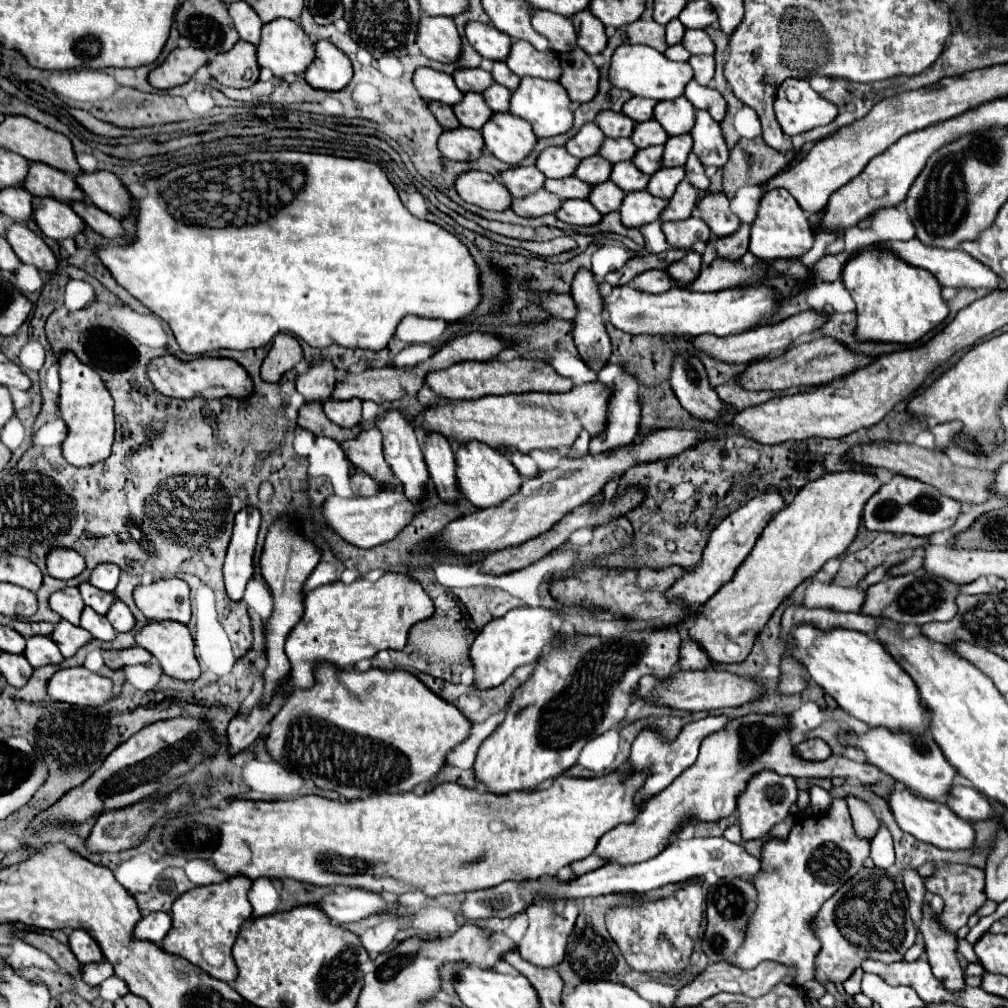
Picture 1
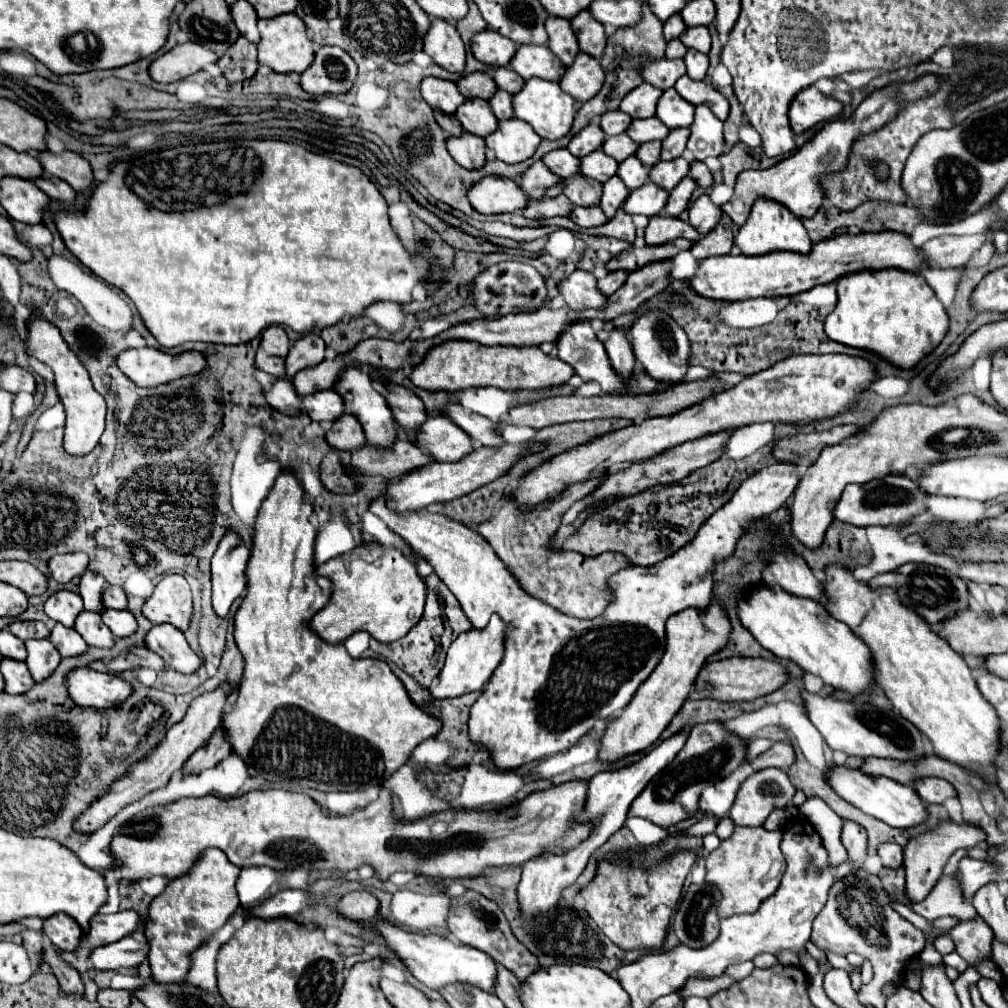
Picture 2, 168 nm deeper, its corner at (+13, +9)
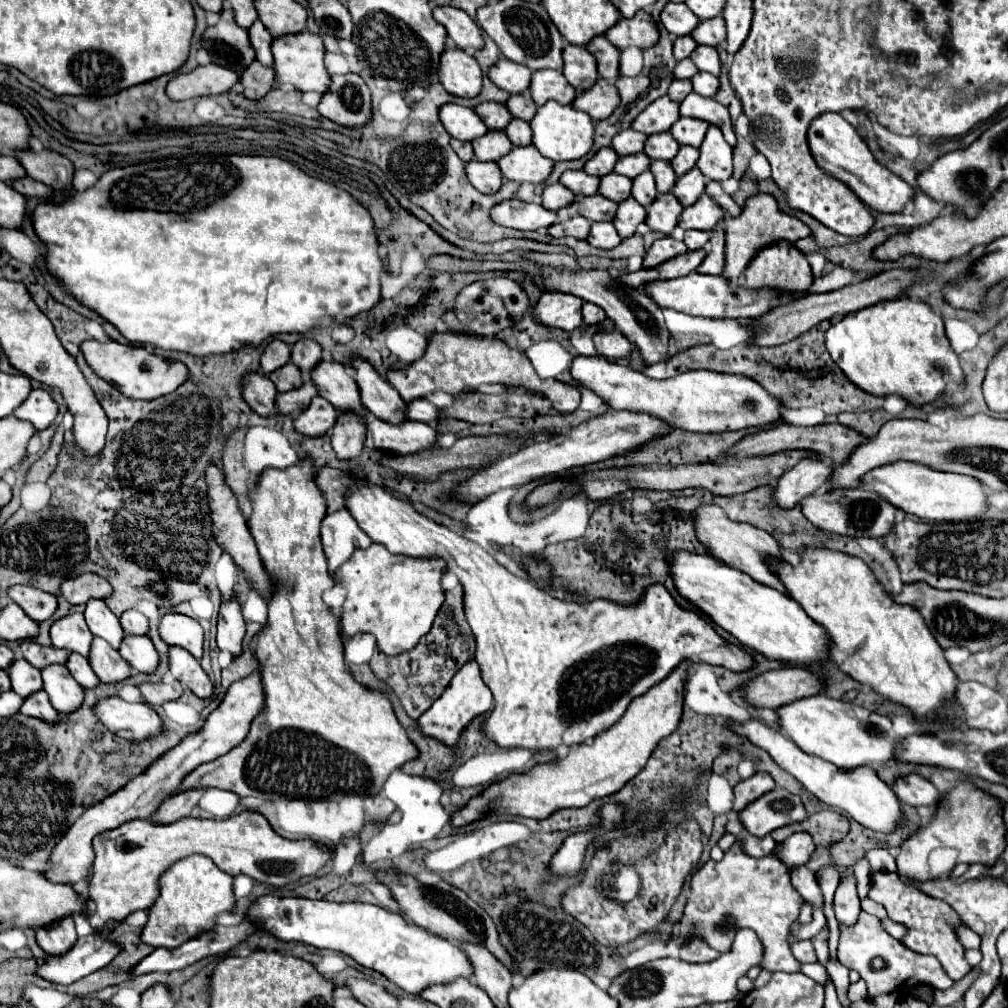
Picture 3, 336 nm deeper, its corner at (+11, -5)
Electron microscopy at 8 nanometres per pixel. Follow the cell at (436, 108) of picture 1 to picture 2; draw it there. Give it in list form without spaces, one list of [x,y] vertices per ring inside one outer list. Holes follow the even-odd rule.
[[[433,110],[433,112],[435,112],[437,124],[447,132],[447,136],[459,136],[463,132],[463,126],[459,124],[457,118],[453,118],[451,114],[443,114],[441,110]]]

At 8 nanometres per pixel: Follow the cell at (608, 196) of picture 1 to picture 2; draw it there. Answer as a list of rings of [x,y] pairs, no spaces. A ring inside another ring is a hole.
[[[613,176],[603,184],[603,196],[601,196],[599,208],[605,212],[605,216],[611,218],[621,208],[623,200],[627,198],[627,194],[629,194],[627,186],[617,176]]]

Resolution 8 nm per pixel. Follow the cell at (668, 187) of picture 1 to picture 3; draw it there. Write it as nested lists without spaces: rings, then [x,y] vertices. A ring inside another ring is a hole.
[[[693,168],[685,176],[677,178],[673,194],[681,200],[683,206],[691,206],[705,192],[705,184],[707,184],[707,180],[705,180],[705,176],[701,176],[701,170]]]

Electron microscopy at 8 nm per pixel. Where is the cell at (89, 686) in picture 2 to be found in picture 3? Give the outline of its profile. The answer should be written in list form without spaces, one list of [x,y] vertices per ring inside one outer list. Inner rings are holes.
[[[115,696],[97,704],[95,712],[115,736],[131,742],[147,740],[165,732],[161,716],[149,704],[131,704]]]

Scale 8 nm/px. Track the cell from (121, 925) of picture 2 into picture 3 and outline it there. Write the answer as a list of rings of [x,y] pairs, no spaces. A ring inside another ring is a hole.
[[[97,934],[79,938],[75,942],[75,946],[61,954],[61,956],[51,956],[47,958],[37,970],[35,974],[47,982],[55,982],[55,984],[73,984],[79,978],[107,966],[119,952],[119,946],[105,940],[103,946],[97,950],[95,948],[95,938]]]

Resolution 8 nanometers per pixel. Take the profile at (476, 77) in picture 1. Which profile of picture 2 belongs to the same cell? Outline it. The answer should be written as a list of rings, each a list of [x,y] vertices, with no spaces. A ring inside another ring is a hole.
[[[471,72],[463,78],[459,78],[455,84],[457,84],[459,92],[465,98],[483,98],[483,100],[487,100],[497,90],[493,78],[487,72]]]

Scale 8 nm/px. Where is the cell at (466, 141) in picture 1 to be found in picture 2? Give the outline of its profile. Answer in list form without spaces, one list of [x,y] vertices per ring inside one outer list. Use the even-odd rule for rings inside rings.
[[[463,130],[461,136],[451,136],[447,140],[447,150],[457,164],[463,168],[479,168],[485,162],[485,142],[483,138]]]

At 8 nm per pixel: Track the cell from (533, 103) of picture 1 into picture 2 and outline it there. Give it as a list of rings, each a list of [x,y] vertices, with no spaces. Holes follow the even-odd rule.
[[[529,78],[525,80],[523,88],[513,94],[513,112],[517,118],[525,120],[531,124],[531,128],[541,136],[541,138],[561,138],[571,130],[571,122],[575,116],[575,100],[561,90],[557,82],[541,80],[541,78]]]

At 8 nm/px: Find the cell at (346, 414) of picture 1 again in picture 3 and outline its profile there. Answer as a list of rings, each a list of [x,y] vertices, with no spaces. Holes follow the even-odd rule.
[[[315,396],[309,404],[309,408],[305,408],[303,412],[299,412],[293,420],[293,426],[299,434],[303,436],[323,436],[337,420],[337,410],[333,408],[333,404],[321,396]]]

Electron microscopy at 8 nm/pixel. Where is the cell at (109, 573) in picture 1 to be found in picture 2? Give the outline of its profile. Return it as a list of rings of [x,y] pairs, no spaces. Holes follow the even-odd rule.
[[[87,570],[83,576],[81,576],[81,598],[85,602],[85,610],[93,610],[93,612],[101,612],[105,610],[101,606],[101,592],[103,588],[107,586],[103,574],[97,574],[97,572],[91,572]]]

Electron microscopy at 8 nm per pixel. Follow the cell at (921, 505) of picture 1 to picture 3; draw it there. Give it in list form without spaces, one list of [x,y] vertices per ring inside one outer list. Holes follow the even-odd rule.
[[[851,488],[845,492],[823,492],[823,494],[813,494],[805,500],[801,500],[801,512],[803,516],[817,528],[835,532],[841,536],[871,536],[871,538],[881,538],[889,528],[895,524],[895,514],[897,508],[891,504],[885,504],[875,492],[861,490],[861,488]]]

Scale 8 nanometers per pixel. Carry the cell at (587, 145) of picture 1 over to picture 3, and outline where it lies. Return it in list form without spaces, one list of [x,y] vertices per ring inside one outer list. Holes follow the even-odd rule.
[[[601,148],[587,164],[585,164],[585,172],[591,176],[605,176],[609,172],[613,172],[615,164],[619,160],[619,154],[613,148]]]

